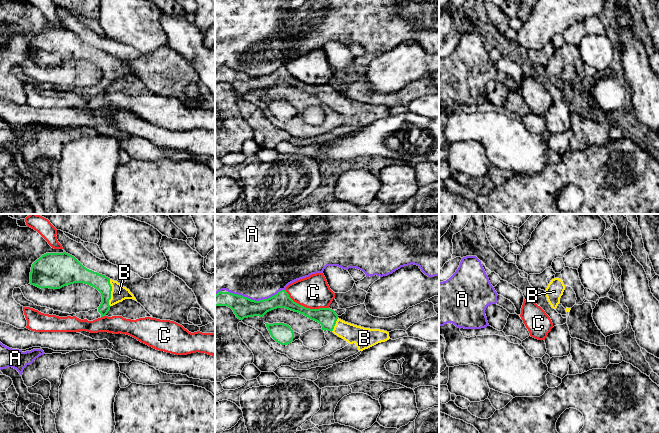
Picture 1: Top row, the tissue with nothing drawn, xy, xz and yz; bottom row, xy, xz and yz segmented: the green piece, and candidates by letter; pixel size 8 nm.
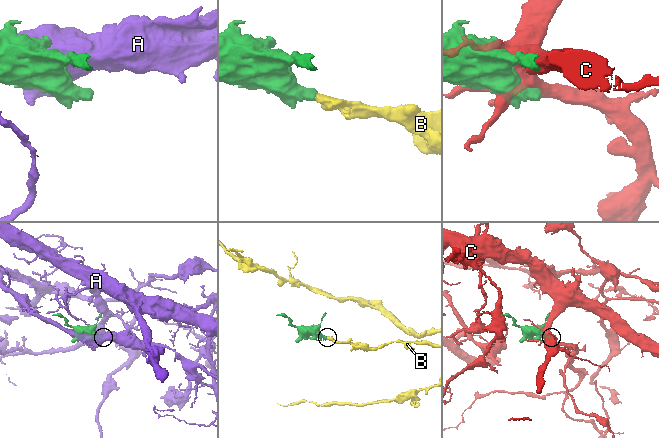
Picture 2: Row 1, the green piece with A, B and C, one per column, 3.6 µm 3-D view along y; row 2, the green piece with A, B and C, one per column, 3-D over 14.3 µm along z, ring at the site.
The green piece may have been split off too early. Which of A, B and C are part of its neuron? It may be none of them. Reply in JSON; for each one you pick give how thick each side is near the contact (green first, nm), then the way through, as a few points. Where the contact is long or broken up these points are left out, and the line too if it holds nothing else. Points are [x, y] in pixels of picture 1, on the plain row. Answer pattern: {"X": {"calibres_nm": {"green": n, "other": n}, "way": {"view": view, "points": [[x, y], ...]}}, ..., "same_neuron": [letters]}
{"B": {"calibres_nm": {"green": 130, "other": 130}, "way": {"view": "xy", "points": [[100, 58], [110, 69], [119, 69]]}}, "same_neuron": ["B"]}

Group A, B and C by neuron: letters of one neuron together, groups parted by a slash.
A / B / C

